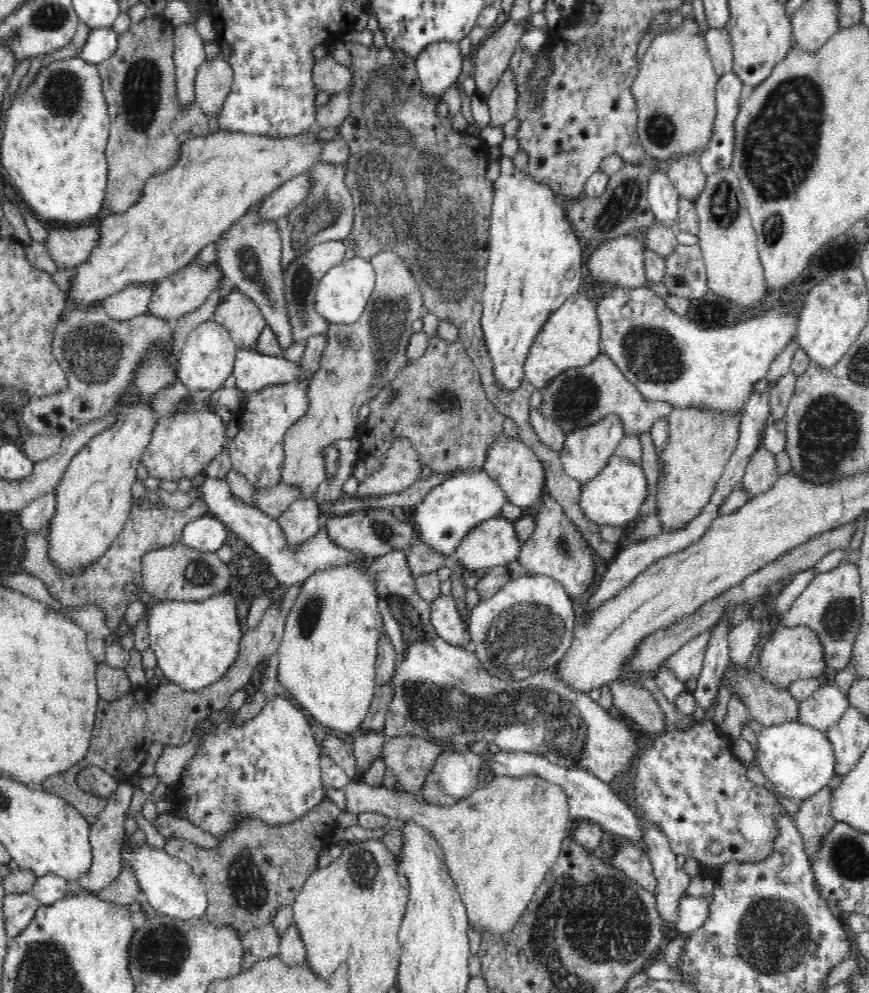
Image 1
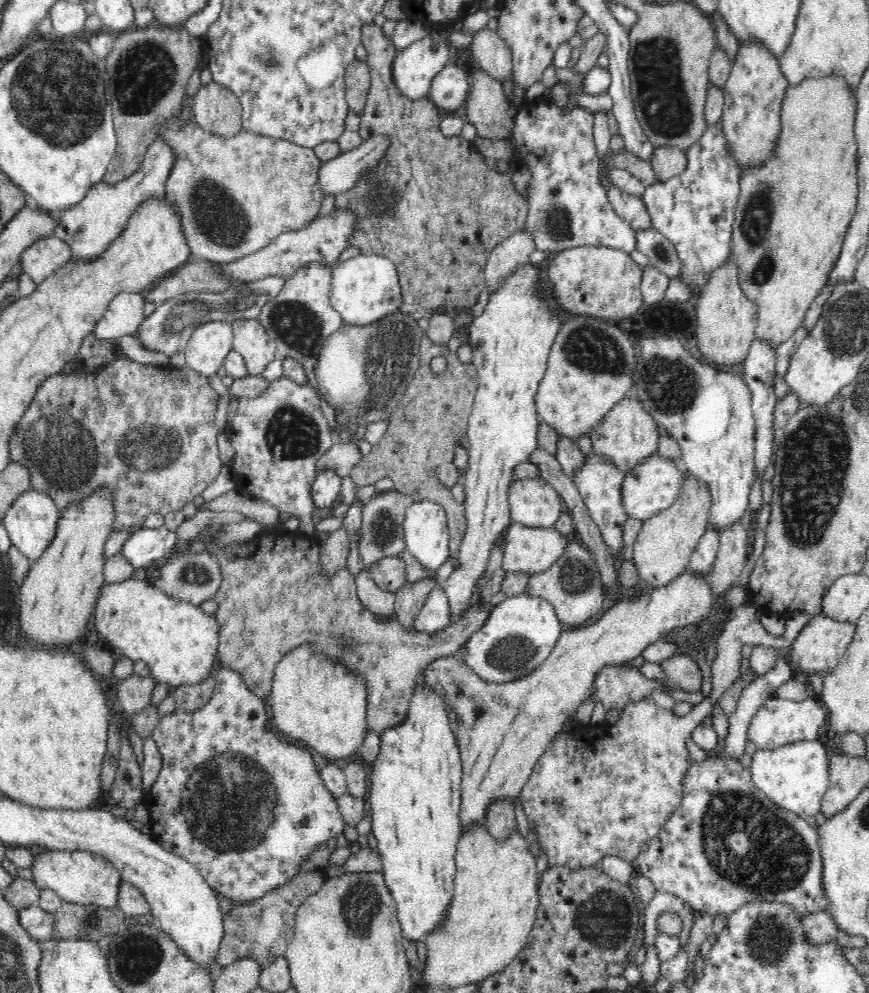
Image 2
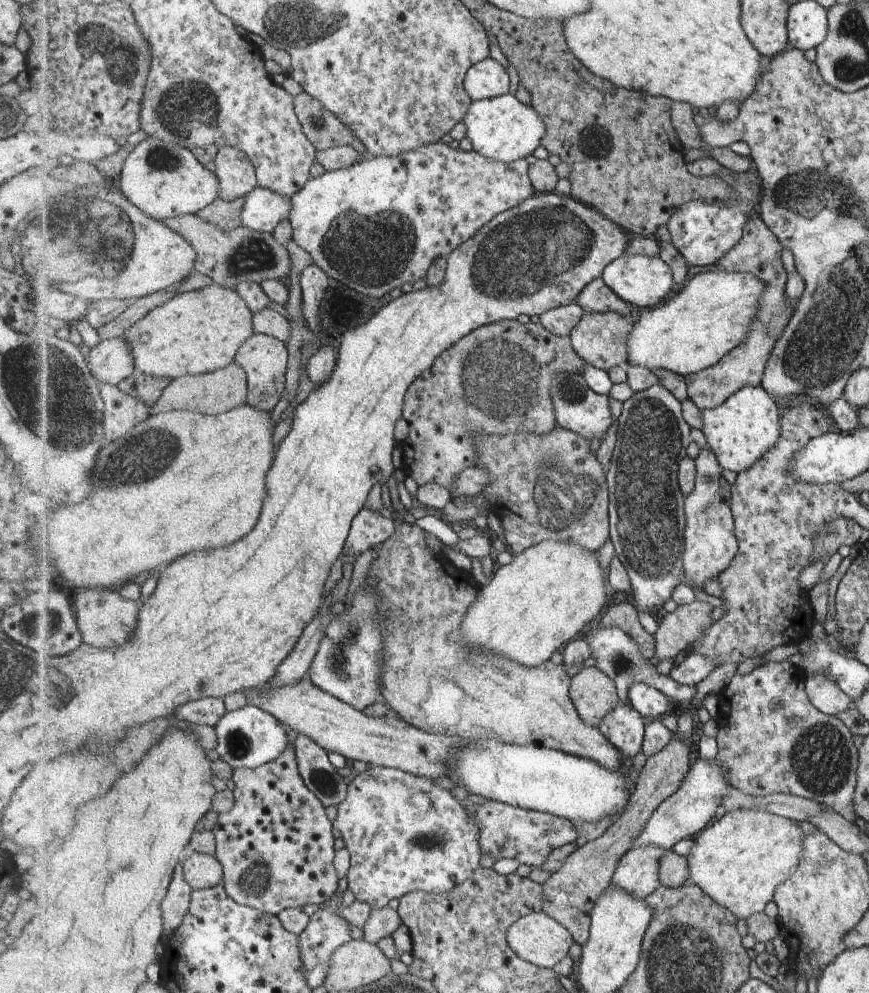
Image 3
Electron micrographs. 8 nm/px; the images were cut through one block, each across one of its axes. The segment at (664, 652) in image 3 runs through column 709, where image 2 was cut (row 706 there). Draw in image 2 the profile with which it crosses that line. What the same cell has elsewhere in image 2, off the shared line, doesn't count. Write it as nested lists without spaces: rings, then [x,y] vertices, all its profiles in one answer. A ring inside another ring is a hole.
[[[630,665],[606,667],[595,680],[596,701],[602,702],[609,712],[609,720],[615,719],[628,706],[659,690],[656,681],[646,678],[639,670]]]

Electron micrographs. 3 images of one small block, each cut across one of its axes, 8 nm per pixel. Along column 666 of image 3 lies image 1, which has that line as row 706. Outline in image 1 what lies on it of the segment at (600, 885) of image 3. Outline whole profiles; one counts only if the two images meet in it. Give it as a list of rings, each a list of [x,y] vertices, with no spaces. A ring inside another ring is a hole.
[[[740,666],[729,667],[722,684],[742,695],[750,720],[765,726],[800,720],[800,700],[788,690],[777,689],[758,673],[747,674]]]

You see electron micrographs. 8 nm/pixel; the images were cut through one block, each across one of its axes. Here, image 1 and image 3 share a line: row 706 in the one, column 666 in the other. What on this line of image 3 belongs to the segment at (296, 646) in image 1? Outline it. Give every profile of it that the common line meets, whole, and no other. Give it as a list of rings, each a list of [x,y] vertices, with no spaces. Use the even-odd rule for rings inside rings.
[[[721,267],[716,270],[707,270],[696,274],[687,282],[675,298],[672,298],[667,302],[663,302],[663,304],[659,305],[658,308],[641,311],[641,316],[637,323],[635,323],[628,342],[628,364],[647,367],[652,371],[655,369],[667,369],[683,375],[684,377],[693,373],[704,371],[706,368],[716,366],[716,364],[721,362],[721,360],[723,360],[733,349],[736,349],[741,343],[743,343],[748,337],[748,334],[752,331],[752,324],[758,316],[760,300],[762,300],[762,296],[766,294],[766,290],[766,281],[764,281],[758,274],[752,272],[727,272],[726,268]]]

